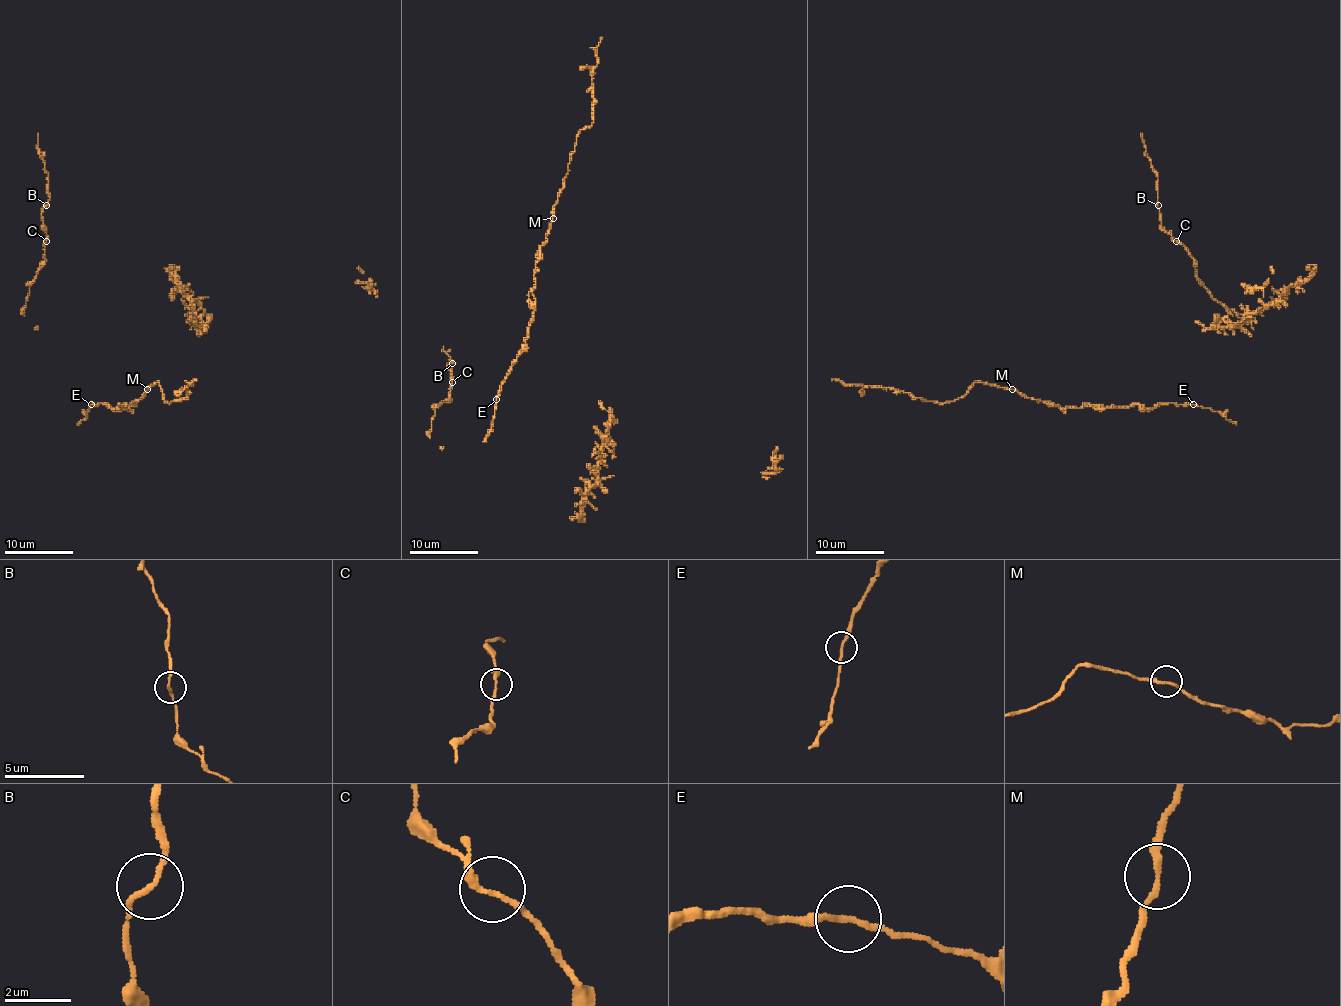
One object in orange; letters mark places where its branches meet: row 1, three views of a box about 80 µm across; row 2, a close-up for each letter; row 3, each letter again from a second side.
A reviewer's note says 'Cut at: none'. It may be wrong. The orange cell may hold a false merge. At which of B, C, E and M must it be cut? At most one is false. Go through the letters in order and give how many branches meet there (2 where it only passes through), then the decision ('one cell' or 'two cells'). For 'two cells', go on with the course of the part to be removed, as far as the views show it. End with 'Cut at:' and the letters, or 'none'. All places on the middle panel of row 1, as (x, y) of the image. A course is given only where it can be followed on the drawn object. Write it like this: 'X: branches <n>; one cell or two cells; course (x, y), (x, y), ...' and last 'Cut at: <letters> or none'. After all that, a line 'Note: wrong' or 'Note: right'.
B: branches 2; one cell
C: branches 2; one cell
E: branches 2; one cell
M: branches 2; two cells; course (552, 218), (576, 135), (593, 121), (592, 94), (597, 48), (602, 37)
Cut at: M
Note: wrong

